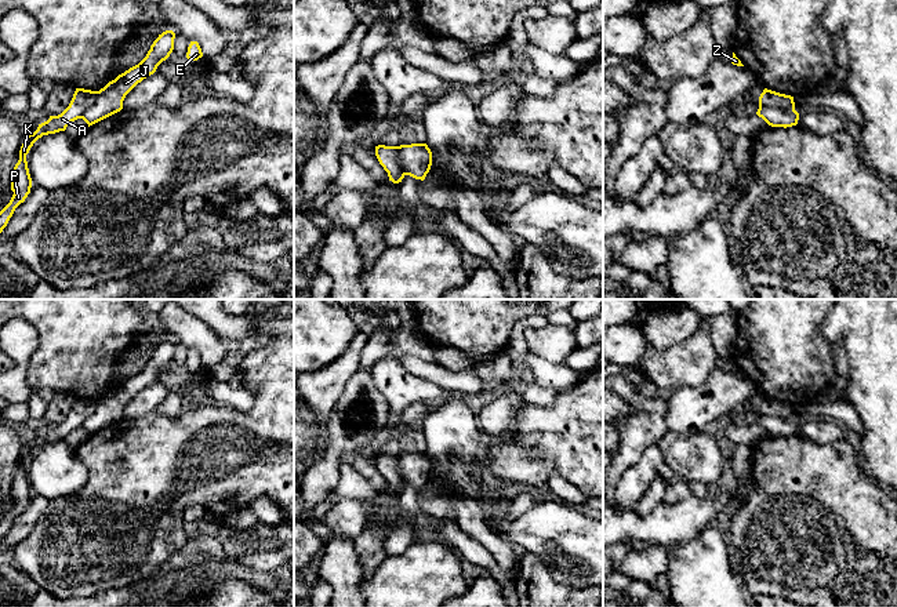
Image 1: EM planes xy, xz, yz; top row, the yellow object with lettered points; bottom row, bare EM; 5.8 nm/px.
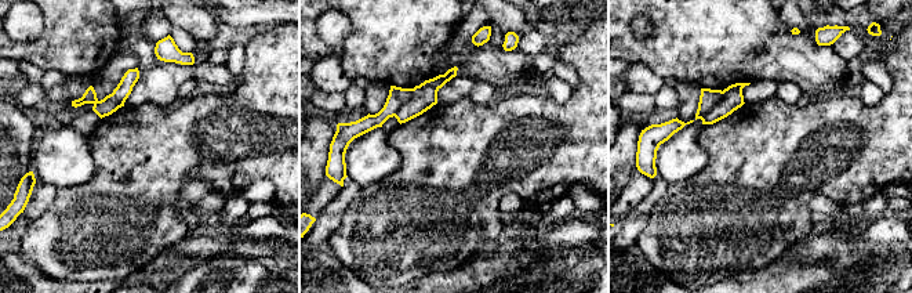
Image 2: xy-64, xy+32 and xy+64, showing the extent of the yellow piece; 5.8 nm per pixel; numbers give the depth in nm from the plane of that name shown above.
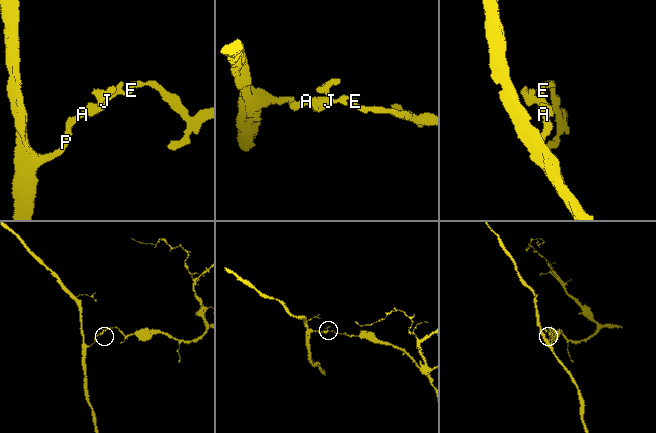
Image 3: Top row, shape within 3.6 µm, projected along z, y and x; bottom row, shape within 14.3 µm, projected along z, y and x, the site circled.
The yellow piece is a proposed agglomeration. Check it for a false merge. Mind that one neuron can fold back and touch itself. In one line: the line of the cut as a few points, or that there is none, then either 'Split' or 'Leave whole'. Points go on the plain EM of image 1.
Split along yz (759, 414), (774, 414), (794, 420). Split

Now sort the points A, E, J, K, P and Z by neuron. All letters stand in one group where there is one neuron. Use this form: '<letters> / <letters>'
A K P / E J Z

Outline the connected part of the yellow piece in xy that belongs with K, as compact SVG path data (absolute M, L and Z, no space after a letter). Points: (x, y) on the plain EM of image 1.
M76 397L69 415L58 425L39 433L33 443L25 444L23 452L19 459L19 469L14 476L11 484L11 499L14 501L10 512L0 520L0 542L7 535L15 517L25 510L32 497L32 487L28 477L26 464L33 452L43 444L65 440L66 436L83 426L84 419L97 410L97 400Z

